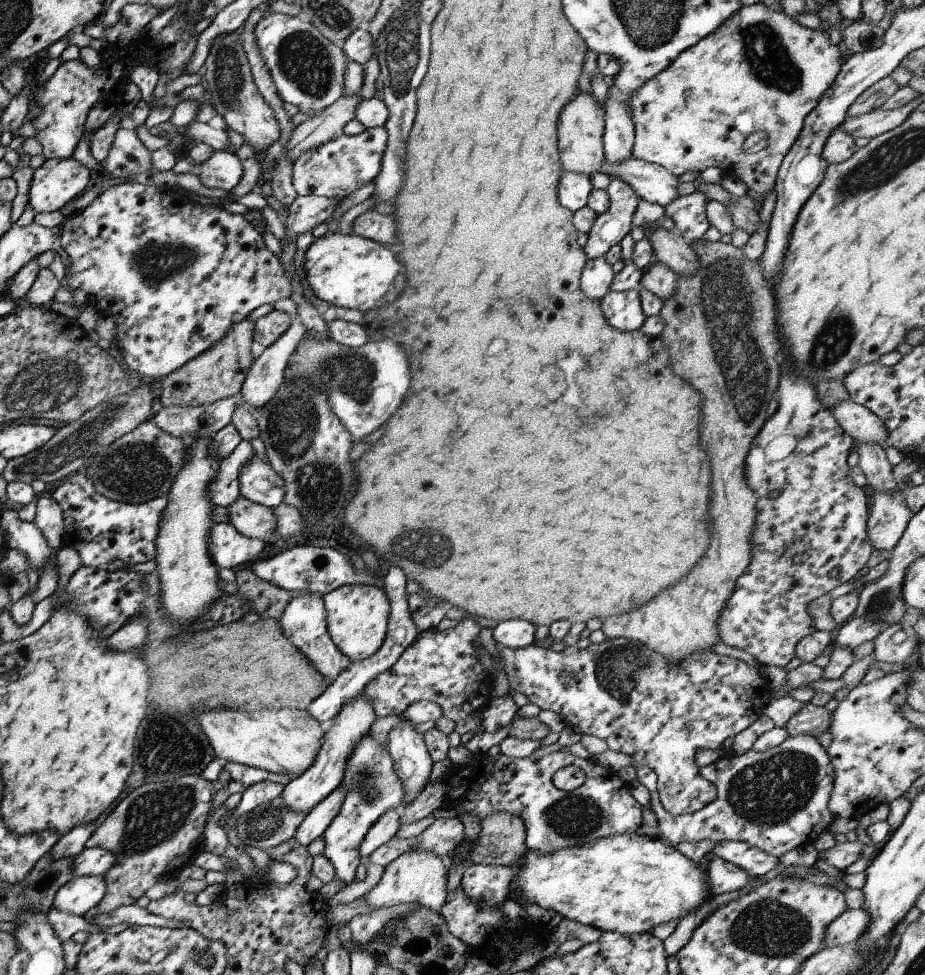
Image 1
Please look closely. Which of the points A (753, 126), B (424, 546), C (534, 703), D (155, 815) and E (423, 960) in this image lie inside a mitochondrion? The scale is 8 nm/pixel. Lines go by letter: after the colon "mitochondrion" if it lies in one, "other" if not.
A: other
B: mitochondrion
C: other
D: mitochondrion
E: mitochondrion

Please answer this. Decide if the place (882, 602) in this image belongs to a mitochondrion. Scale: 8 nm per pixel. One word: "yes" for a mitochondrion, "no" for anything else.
yes

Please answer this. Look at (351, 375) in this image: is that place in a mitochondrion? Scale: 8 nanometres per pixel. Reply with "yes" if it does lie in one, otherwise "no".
yes

